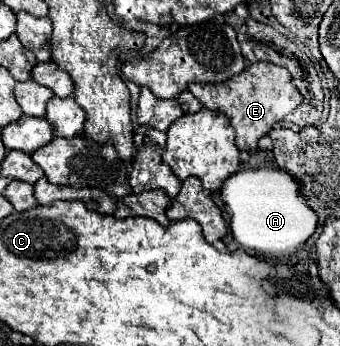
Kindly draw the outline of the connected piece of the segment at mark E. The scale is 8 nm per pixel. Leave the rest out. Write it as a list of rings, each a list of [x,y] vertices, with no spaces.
[[[271,62],[251,64],[241,74],[221,84],[189,84],[189,92],[201,102],[201,106],[209,110],[219,110],[229,116],[231,126],[237,134],[235,144],[239,150],[255,150],[259,138],[269,134],[273,124],[281,122],[303,102],[303,96],[291,80],[291,74]]]

